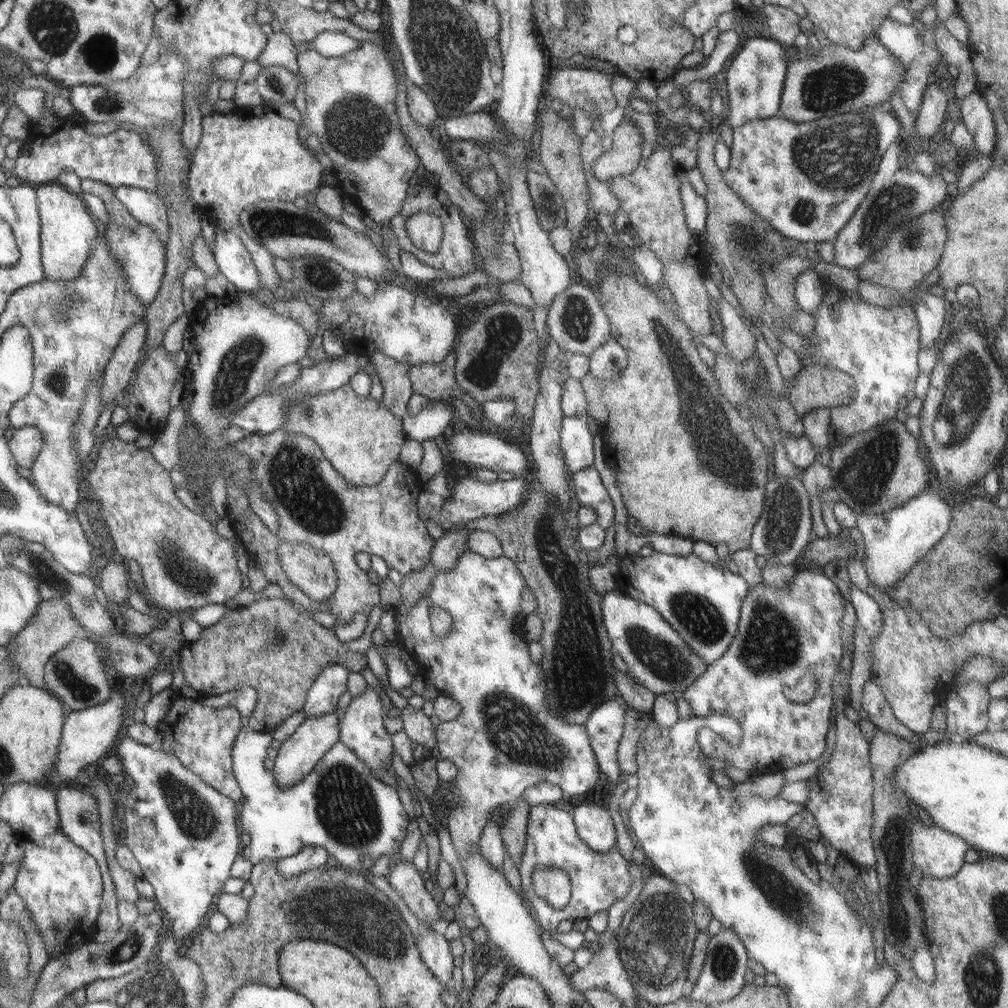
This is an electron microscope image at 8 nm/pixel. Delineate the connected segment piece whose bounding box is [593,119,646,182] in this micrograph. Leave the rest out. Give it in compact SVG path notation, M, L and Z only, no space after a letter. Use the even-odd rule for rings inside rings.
M623 120L613 131L611 149L593 162L595 175L604 182L612 177L630 174L642 162L645 138L632 120Z

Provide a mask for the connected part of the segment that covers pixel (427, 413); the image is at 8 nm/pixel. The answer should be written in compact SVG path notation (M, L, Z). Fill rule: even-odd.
M431 400L430 404L418 412L404 414L404 430L411 436L411 440L434 441L444 434L446 427L454 418L455 407Z

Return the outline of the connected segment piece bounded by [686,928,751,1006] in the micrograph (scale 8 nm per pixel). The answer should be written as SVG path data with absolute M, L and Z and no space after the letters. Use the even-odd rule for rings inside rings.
M733 929L720 930L720 933L708 943L708 953L703 962L703 970L696 982L693 984L692 992L686 997L688 1001L710 1003L711 1006L726 1002L728 999L740 994L744 989L745 974L750 969L750 958L748 957L744 944L738 939Z

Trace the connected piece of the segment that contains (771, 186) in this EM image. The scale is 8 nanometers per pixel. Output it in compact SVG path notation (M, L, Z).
M882 105L800 123L786 120L780 115L772 115L768 119L752 119L741 127L733 127L729 130L733 131L733 142L730 165L726 170L721 170L724 182L734 193L743 198L744 202L747 202L753 208L753 211L756 211L766 222L769 222L772 225L772 230L776 230L776 232L793 242L809 246L819 242L833 242L836 240L839 230L842 230L842 227L848 224L849 217L857 211L863 198L868 194L868 186L870 186L870 182L872 182L874 174L878 170L878 164L880 164L882 155L890 148L890 144L894 144L898 137L903 136L903 127L900 121L898 121L898 117L888 106Z

